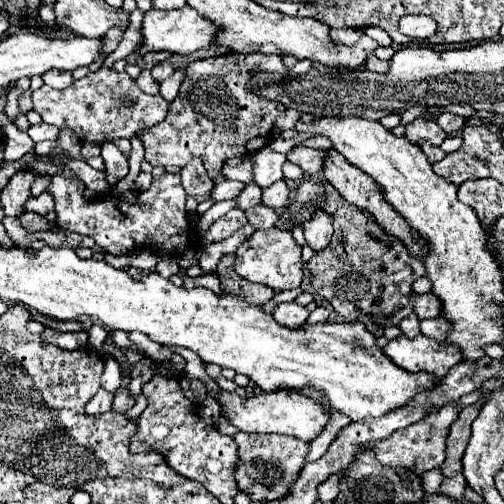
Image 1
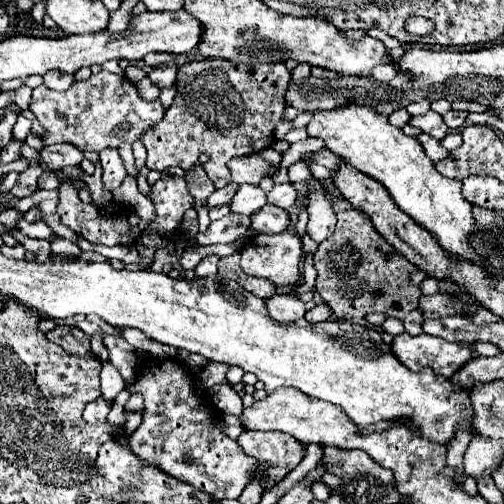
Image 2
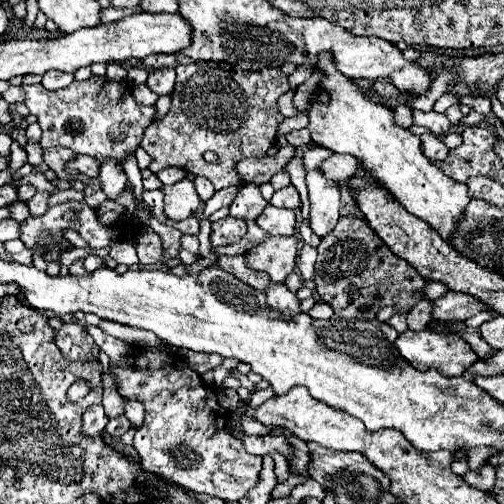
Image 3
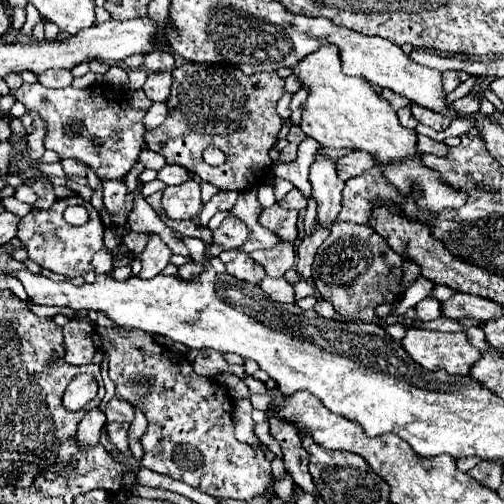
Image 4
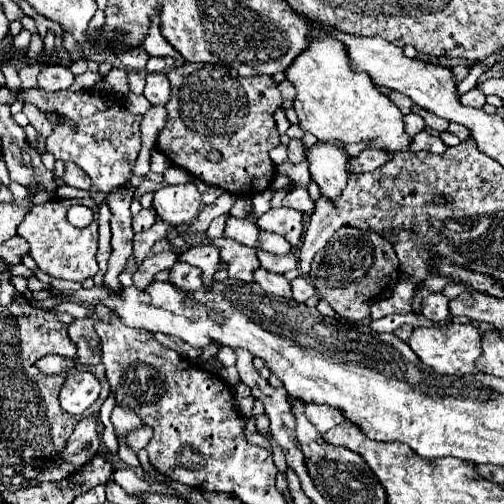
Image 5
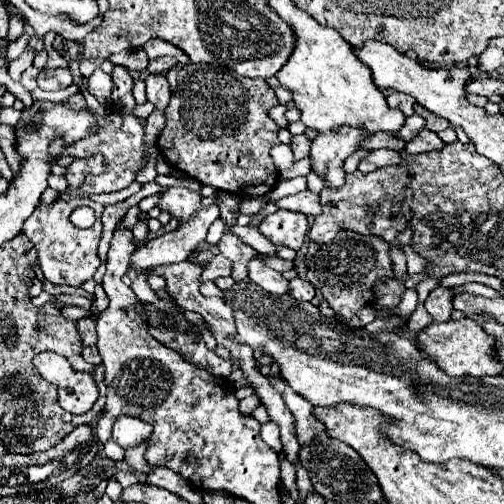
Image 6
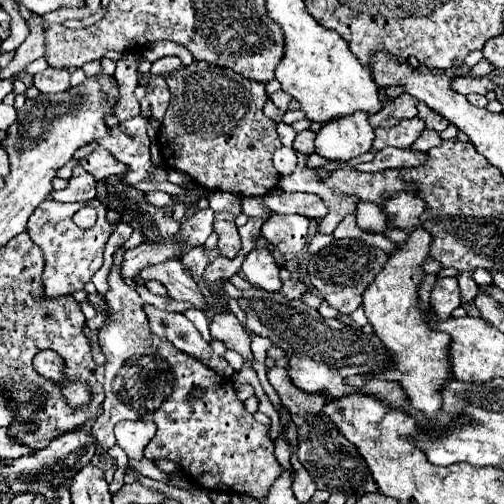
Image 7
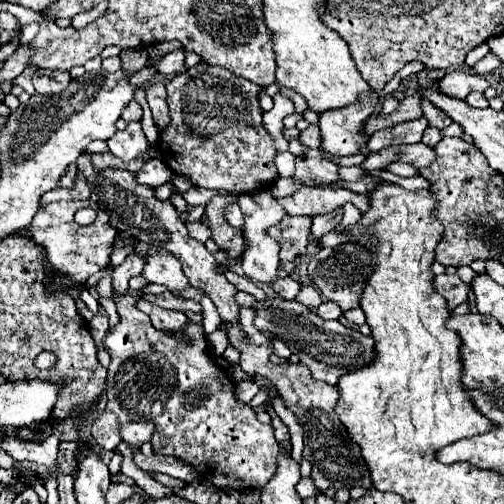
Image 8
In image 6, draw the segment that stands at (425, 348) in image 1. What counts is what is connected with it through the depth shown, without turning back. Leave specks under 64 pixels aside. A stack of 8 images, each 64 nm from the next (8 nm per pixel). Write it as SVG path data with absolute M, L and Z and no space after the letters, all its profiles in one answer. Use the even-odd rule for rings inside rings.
M464 318L460 322L454 320L440 322L440 324L432 322L430 326L426 326L416 334L416 344L418 350L448 376L484 378L484 376L500 374L500 368L496 366L496 358L492 356L492 338L488 338L482 326L470 318Z

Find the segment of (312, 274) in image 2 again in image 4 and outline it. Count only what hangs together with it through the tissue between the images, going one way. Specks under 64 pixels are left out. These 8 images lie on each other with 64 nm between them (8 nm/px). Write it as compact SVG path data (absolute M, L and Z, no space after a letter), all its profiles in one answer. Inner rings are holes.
M316 228L316 232L312 236L306 236L302 238L300 246L298 246L298 264L296 264L296 270L302 278L310 278L312 276L312 262L314 262L314 256L316 256L316 250L320 248L320 244L324 242L324 238L328 236L330 230L322 230L322 228Z

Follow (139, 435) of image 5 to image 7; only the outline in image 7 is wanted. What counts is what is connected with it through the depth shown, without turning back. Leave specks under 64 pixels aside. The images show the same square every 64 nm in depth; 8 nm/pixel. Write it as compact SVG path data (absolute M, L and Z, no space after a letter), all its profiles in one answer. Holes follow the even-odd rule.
M143 458L141 461L129 459L128 466L135 469L140 474L147 476L153 480L170 484L169 476L158 469L158 467L150 460Z

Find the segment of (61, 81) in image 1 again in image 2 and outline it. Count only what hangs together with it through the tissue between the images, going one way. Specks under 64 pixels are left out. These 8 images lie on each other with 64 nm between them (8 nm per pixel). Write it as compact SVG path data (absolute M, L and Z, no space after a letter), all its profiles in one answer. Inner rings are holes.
M50 70L44 76L44 86L52 88L52 90L68 90L72 82L74 82L72 74L64 74L64 72L56 72L56 70Z

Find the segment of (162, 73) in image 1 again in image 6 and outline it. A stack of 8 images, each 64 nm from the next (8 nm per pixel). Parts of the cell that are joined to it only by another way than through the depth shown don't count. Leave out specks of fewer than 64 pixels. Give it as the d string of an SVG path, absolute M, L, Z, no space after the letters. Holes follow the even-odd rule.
M150 74L146 78L146 98L158 110L166 110L166 106L170 102L170 86L162 74Z

